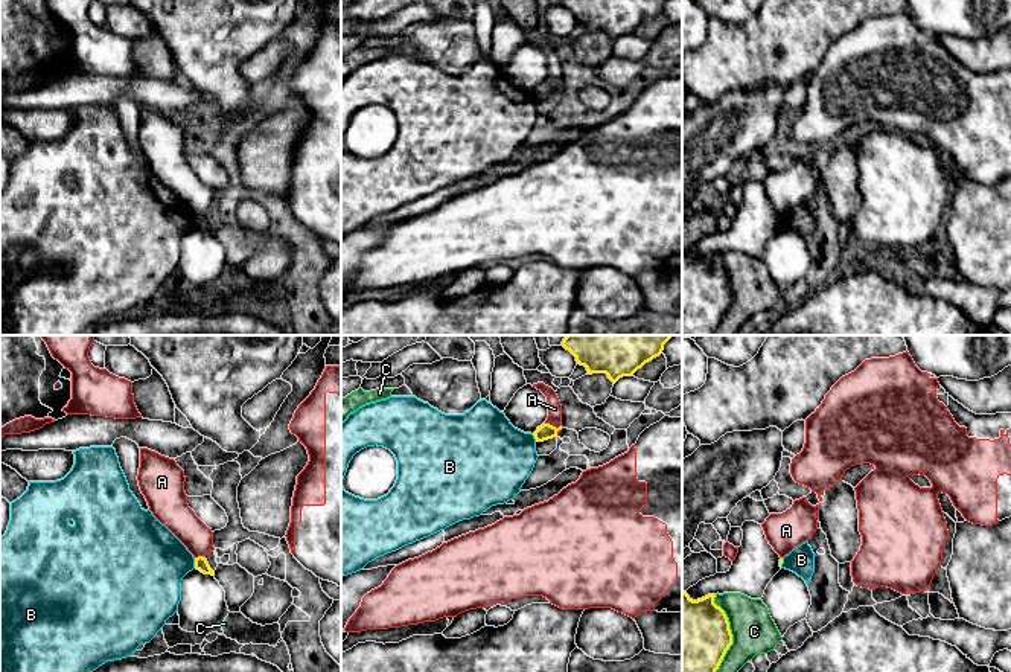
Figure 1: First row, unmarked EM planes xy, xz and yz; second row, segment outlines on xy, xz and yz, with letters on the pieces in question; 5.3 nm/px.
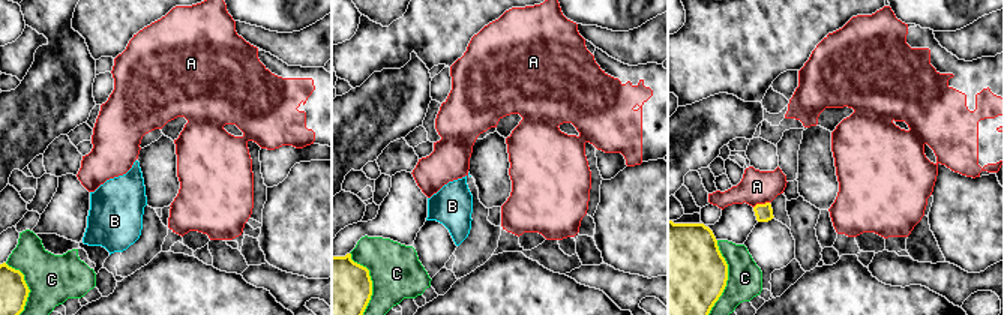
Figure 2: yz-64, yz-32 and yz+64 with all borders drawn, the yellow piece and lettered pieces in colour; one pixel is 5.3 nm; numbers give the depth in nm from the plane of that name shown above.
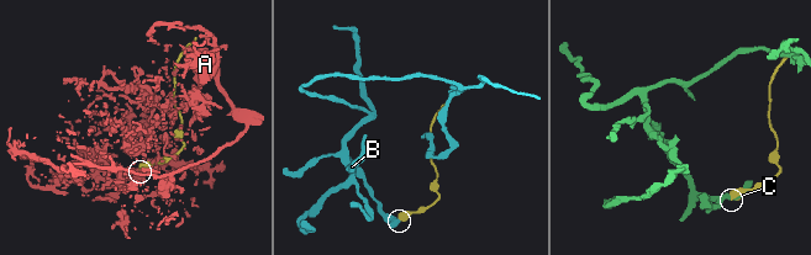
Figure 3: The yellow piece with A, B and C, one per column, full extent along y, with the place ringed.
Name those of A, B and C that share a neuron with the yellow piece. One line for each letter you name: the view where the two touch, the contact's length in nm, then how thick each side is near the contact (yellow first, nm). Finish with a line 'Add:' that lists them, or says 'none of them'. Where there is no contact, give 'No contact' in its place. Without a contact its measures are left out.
B: Touches yellow in xy. Shared border 60 nm. Thickness 70 nm (yellow) against 400 nm
Add: B

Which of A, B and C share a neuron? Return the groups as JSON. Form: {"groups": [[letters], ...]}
{"groups": [["A"], ["B"], ["C"]]}

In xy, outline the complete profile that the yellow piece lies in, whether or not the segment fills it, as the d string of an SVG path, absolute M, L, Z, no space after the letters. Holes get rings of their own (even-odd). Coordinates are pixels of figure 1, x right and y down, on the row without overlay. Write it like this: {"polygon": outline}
{"polygon": "M90 105L79 107L73 110L75 123L72 130L61 139L56 140L29 140L27 149L11 162L11 180L6 192L0 197L0 335L87 335L90 331L96 329L99 325L107 320L122 318L131 315L140 303L149 302L160 288L166 283L166 279L178 270L178 262L181 259L181 239L193 227L199 229L204 233L215 235L215 230L210 227L206 216L195 216L187 206L164 184L161 183L152 171L145 169L137 157L129 149L126 136L120 126L119 116L113 105Z"}

